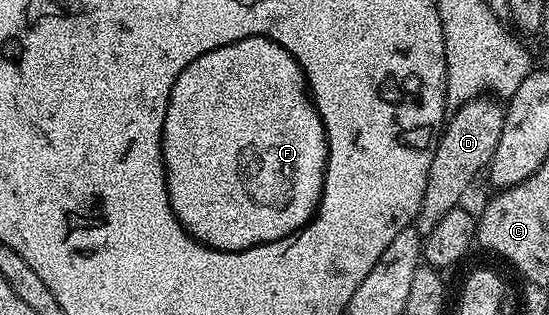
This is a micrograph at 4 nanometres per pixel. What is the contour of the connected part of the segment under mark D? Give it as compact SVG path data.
M491 97L470 99L465 105L456 107L450 112L440 134L437 149L433 153L433 161L429 165L425 197L421 201L417 220L420 235L426 237L433 229L433 225L437 225L437 221L441 221L445 213L449 213L449 209L458 207L464 202L463 194L470 189L475 174L490 164L497 149L497 141L501 141L504 114L504 104Z

